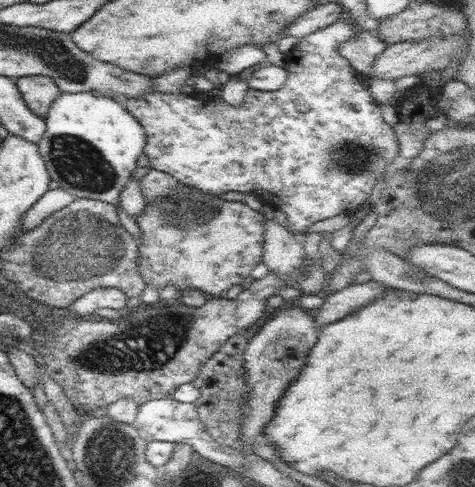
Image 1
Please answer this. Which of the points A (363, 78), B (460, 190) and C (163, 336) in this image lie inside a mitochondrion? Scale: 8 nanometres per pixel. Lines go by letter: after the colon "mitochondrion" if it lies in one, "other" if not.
A: other
B: mitochondrion
C: mitochondrion

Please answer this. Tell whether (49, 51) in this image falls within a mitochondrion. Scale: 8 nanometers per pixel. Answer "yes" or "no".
yes

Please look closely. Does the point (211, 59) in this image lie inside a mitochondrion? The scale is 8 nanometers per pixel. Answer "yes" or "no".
no

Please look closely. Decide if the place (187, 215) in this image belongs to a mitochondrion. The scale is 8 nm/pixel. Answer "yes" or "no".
yes

